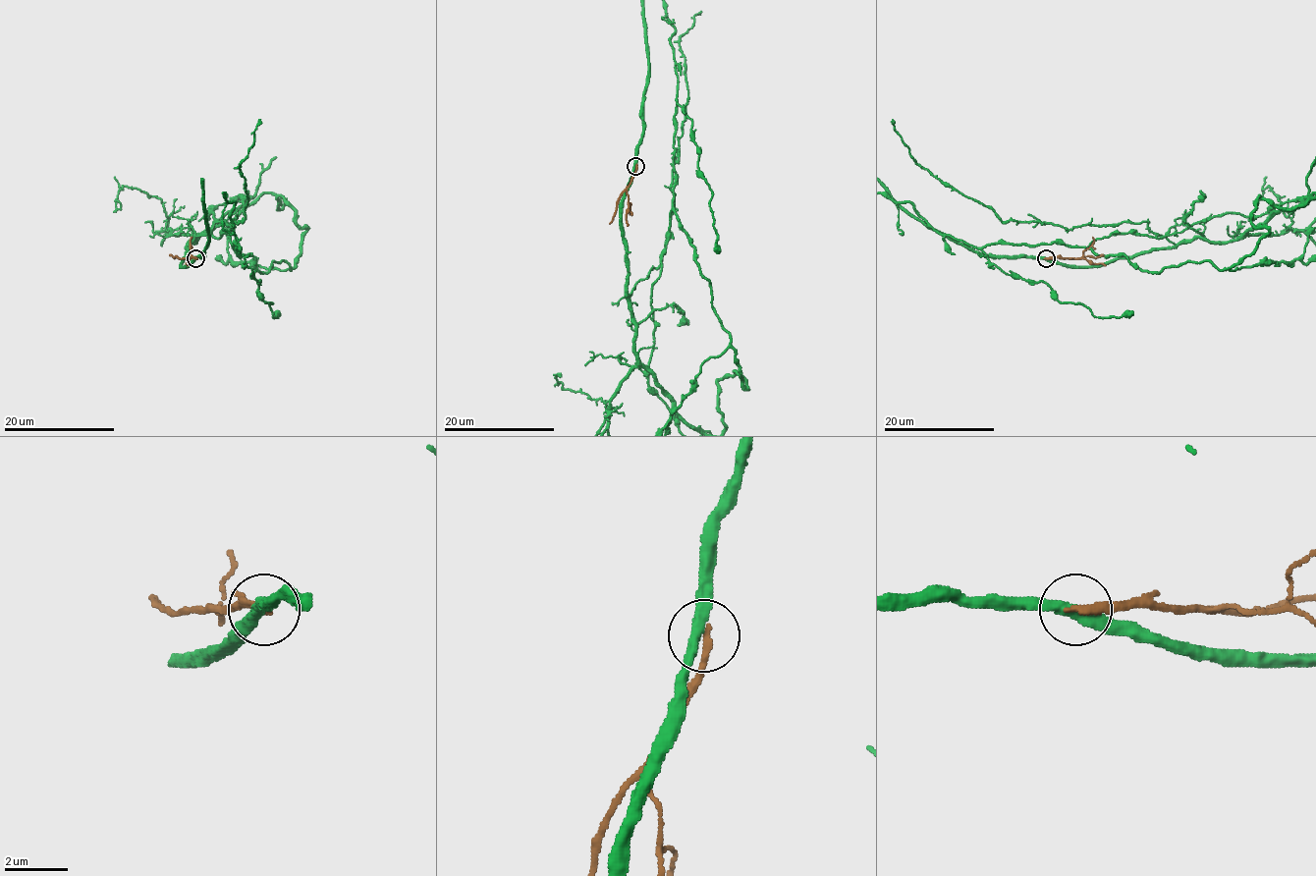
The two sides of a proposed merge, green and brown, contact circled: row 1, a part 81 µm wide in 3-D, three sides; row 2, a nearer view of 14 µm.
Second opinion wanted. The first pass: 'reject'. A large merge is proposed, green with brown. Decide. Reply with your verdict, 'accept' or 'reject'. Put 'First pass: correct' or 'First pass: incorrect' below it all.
reject
First pass: correct

